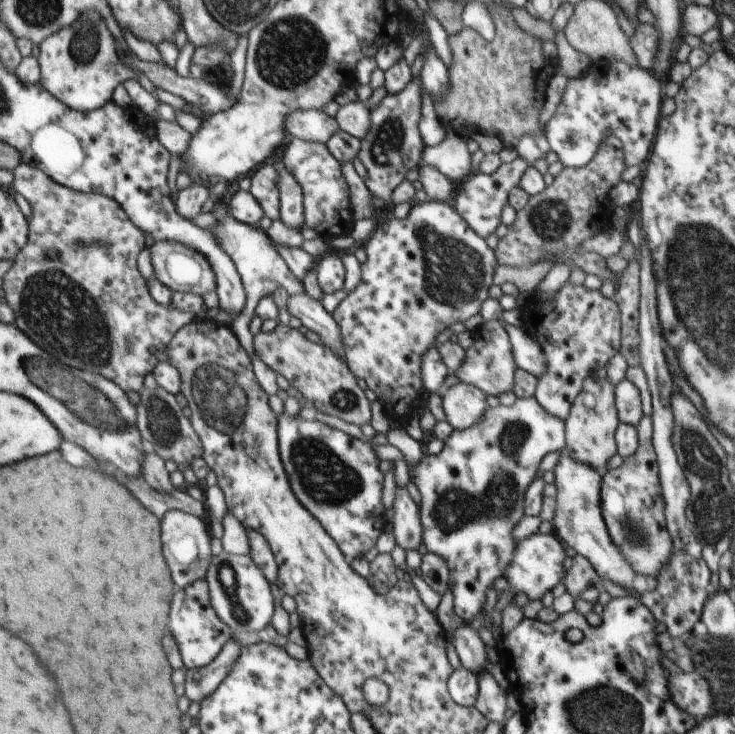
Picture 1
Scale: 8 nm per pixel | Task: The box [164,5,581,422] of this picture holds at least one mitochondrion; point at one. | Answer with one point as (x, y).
(290, 53)

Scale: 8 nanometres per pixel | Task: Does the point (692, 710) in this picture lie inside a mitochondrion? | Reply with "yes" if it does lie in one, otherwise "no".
no

